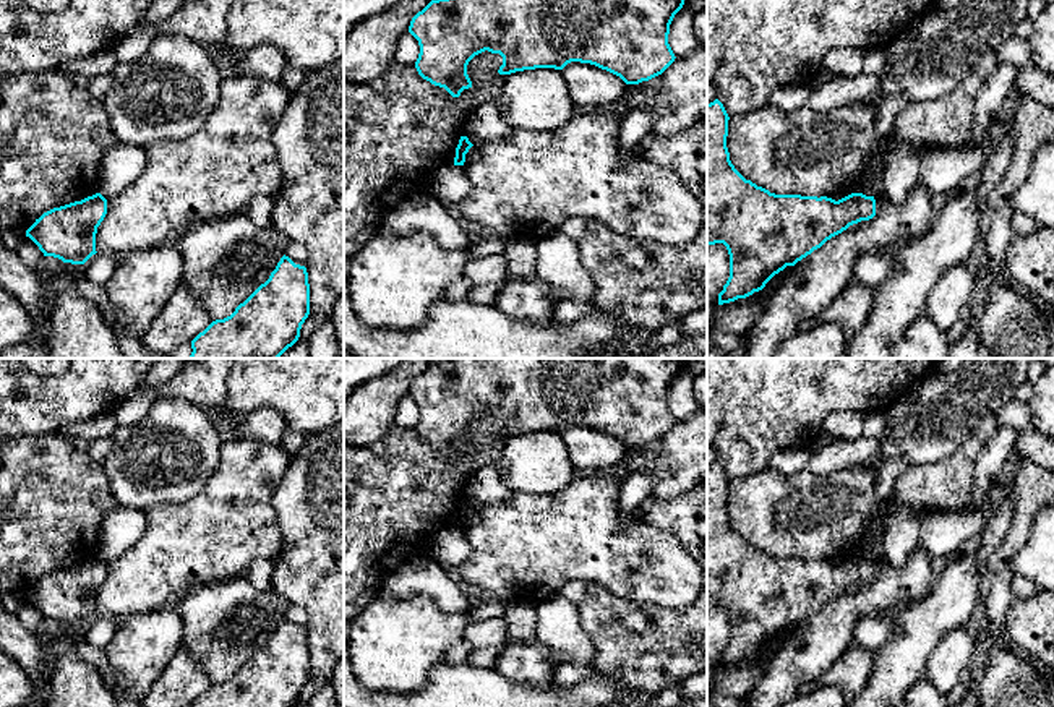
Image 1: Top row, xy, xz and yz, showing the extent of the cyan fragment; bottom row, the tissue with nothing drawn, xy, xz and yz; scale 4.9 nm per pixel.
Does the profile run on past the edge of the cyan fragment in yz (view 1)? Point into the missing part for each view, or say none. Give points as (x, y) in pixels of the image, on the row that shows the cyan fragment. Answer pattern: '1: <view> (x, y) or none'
1: none

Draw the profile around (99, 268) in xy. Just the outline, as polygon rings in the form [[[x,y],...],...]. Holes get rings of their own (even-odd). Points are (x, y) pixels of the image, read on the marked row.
[[[96,253],[83,264],[83,274],[88,281],[105,285],[118,263],[118,256]]]

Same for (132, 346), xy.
[[[84,277],[78,282],[78,290],[86,300],[97,306],[109,321],[117,336],[123,358],[175,358],[172,355],[159,355],[148,349],[143,342],[143,332],[130,332],[122,326],[120,315],[107,297],[104,285],[94,284]]]

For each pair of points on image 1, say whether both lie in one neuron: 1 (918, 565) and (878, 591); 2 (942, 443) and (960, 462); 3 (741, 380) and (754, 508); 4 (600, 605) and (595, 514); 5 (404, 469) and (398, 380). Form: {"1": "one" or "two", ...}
{"1": "one", "2": "two", "3": "two", "4": "two", "5": "two"}

